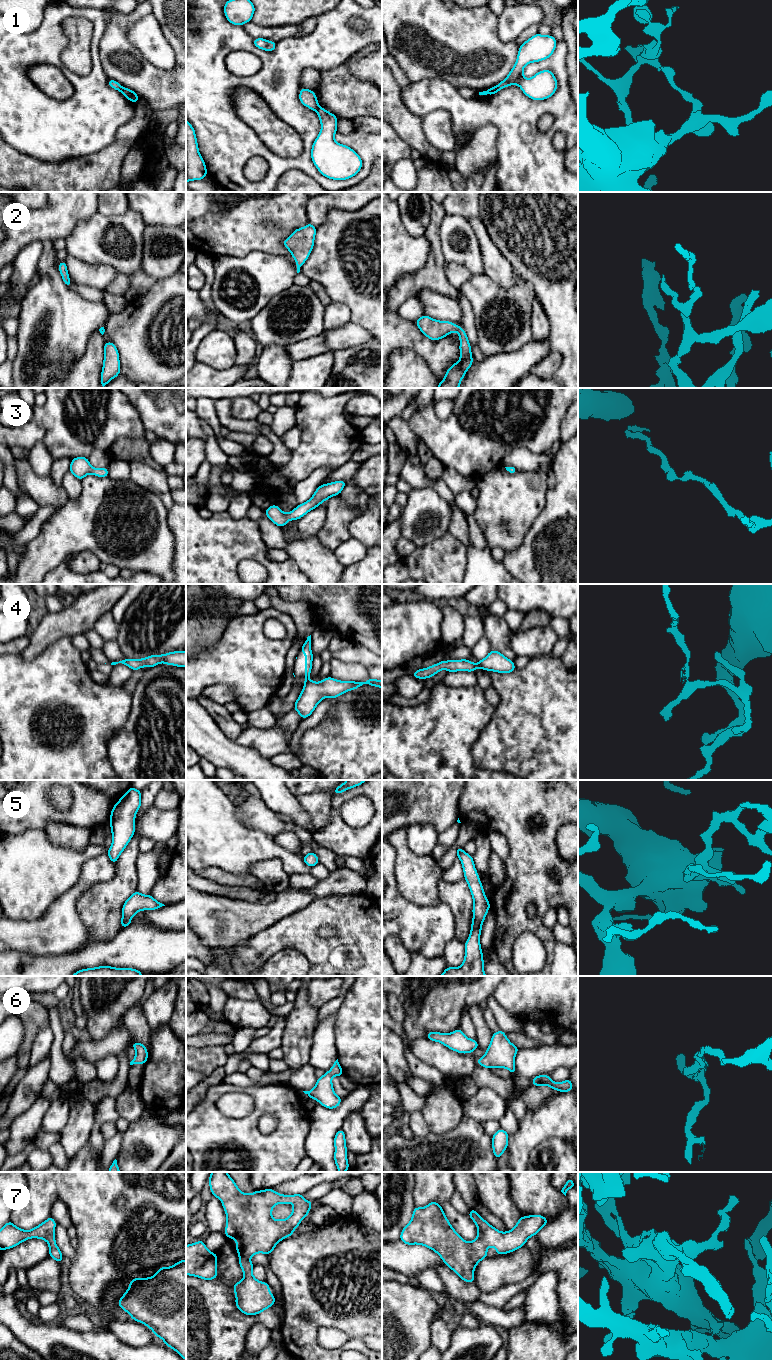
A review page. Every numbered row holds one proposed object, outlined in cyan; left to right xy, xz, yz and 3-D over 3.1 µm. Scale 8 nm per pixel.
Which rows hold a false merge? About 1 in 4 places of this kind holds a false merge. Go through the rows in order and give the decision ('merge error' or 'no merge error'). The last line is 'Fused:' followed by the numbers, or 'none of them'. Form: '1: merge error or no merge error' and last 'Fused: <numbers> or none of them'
1: merge error
2: no merge error
3: no merge error
4: merge error
5: no merge error
6: no merge error
7: no merge error
Fused: 1, 4

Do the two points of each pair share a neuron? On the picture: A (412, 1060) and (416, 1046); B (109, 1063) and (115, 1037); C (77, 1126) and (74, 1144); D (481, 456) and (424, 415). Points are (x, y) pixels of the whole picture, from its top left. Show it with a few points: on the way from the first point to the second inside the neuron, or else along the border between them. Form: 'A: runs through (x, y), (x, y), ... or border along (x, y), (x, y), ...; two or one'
A: border along (406, 1047), (420, 1059), (434, 1067); two
B: border along (117, 1055), (104, 1056), (95, 1063); two
C: runs through (77, 1130), (74, 1140); one
D: runs through (467, 442), (451, 441), (438, 429); one

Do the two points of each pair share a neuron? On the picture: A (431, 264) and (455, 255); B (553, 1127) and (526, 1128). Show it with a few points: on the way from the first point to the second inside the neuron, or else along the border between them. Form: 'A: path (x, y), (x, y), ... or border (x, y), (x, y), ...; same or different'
A: border (439, 237), (441, 252), (445, 262); different
B: path (546, 1127), (533, 1128); same

